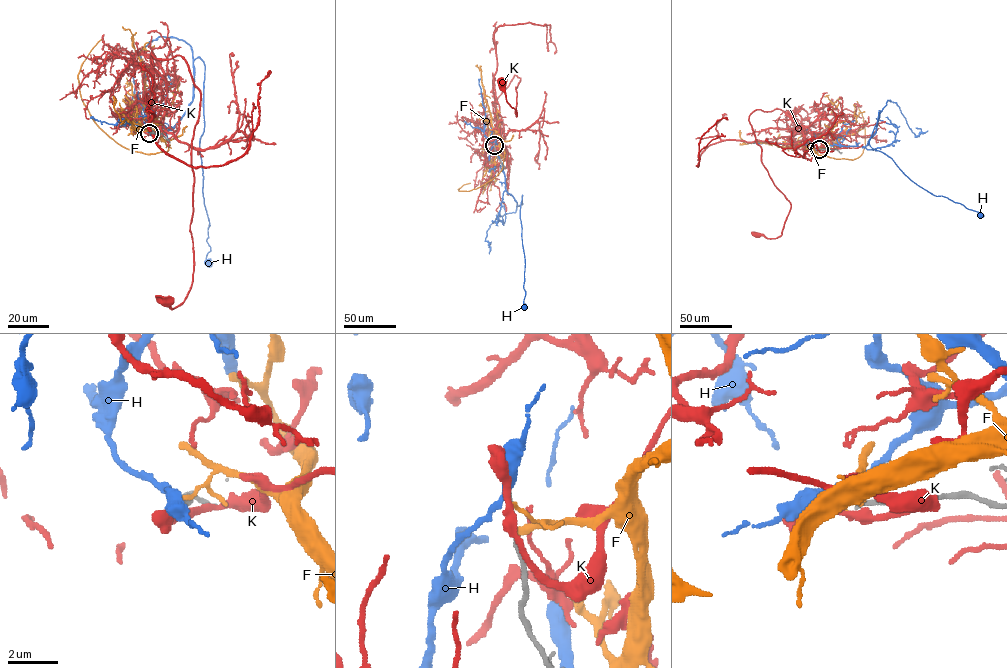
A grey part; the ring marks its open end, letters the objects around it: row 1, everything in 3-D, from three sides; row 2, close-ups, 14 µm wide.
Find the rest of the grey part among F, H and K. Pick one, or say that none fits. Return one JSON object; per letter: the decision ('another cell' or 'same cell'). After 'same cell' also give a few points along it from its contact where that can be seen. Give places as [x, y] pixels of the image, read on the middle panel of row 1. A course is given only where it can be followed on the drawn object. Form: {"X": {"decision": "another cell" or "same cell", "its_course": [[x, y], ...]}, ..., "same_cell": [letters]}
{"F": {"decision": "another cell"}, "H": {"decision": "another cell"}, "K": {"decision": "another cell"}, "same_cell": []}

